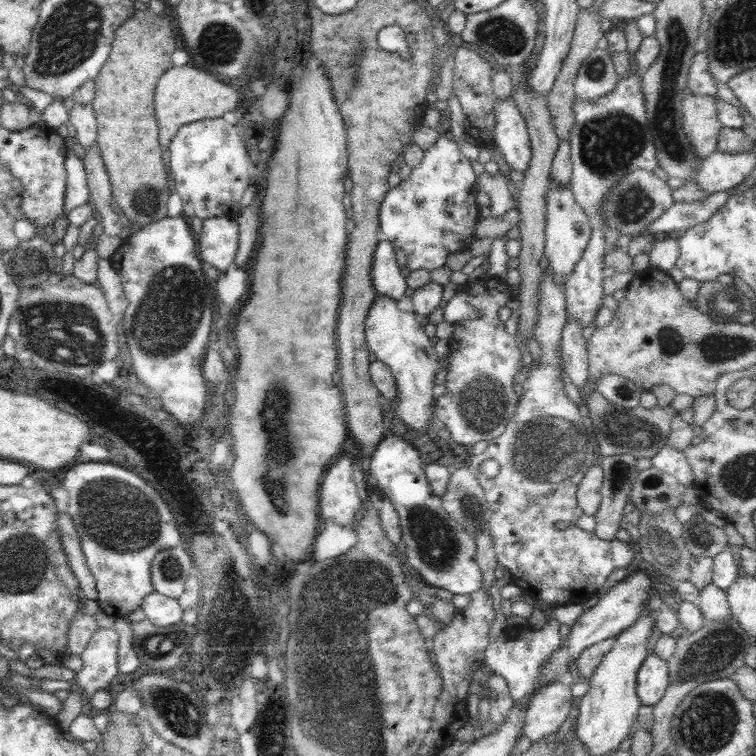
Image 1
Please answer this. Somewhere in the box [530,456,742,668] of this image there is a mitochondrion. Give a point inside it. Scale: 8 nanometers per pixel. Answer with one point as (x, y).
(669, 545)

